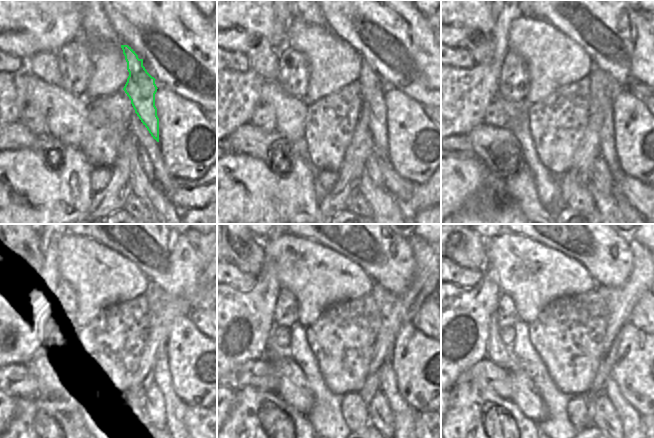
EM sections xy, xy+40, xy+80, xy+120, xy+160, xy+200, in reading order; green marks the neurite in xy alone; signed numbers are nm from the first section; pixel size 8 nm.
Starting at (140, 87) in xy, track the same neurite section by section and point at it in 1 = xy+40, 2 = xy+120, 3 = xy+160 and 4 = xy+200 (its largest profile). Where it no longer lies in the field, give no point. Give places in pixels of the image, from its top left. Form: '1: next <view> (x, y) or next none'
1: next xy+40 (372, 94)
2: next xy+120 (174, 408)
3: next xy+160 (404, 416)
4: next xy+200 (630, 418)

